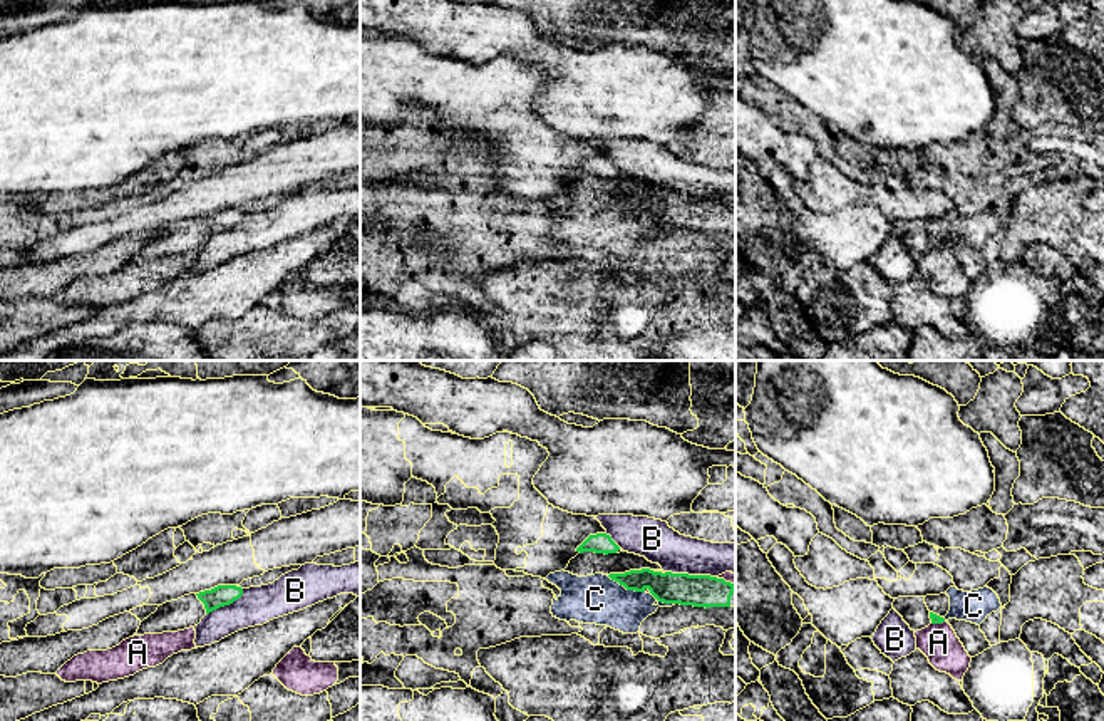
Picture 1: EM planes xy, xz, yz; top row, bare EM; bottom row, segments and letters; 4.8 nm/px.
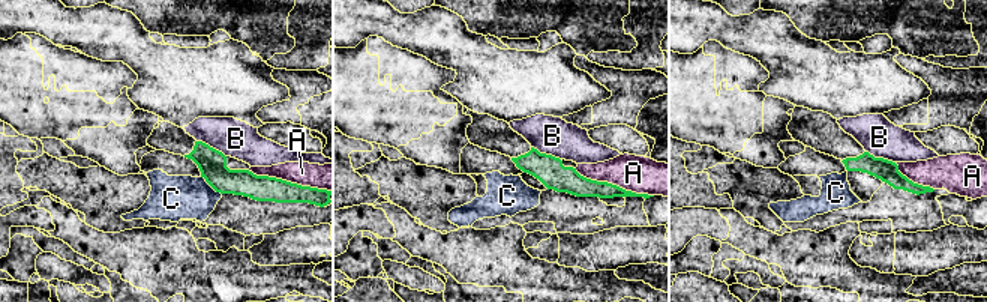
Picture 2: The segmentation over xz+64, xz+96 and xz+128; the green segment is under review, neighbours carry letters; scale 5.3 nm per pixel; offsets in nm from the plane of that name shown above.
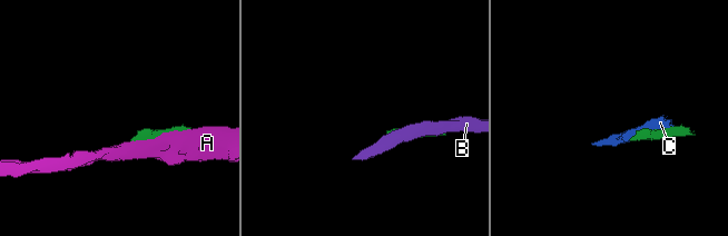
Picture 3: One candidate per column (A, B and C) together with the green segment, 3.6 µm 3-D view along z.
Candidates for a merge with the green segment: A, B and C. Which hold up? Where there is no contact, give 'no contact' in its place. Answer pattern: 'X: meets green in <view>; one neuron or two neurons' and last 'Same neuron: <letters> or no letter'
A: meets green in xz; two neurons
B: meets green in xz; two neurons
C: meets green in xz; two neurons
Same neuron: no letter

